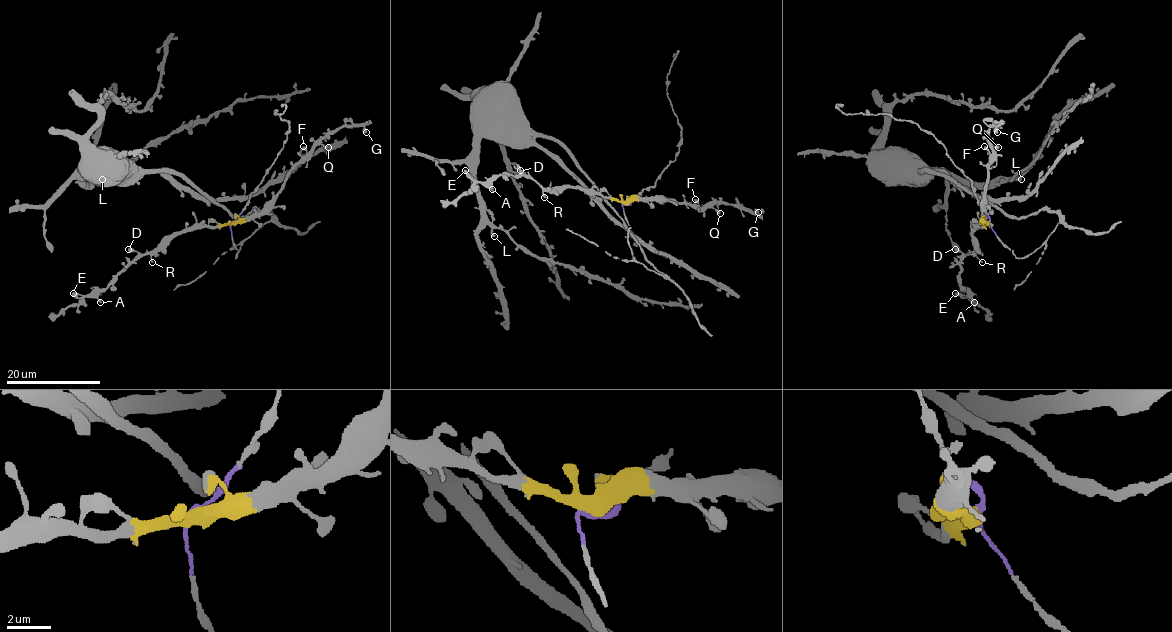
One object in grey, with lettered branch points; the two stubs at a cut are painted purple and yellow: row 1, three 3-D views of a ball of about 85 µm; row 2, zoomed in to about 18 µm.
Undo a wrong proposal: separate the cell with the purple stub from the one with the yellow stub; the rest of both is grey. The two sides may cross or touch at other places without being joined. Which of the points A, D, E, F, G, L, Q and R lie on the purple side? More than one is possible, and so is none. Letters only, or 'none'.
L

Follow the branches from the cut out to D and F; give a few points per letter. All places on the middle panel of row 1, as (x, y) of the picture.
D: (624, 204), (582, 190), (540, 187), (520, 170)
F: (624, 204), (634, 200), (672, 198), (697, 205), (695, 200)

